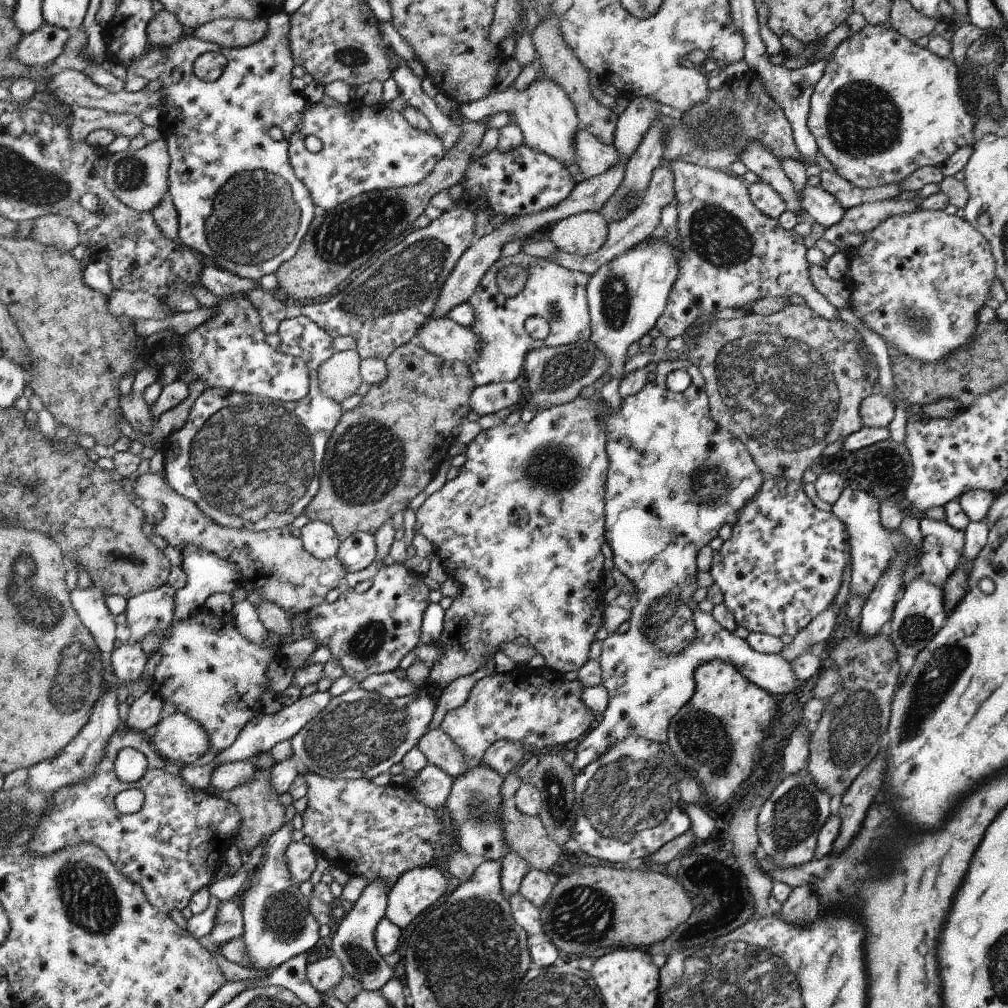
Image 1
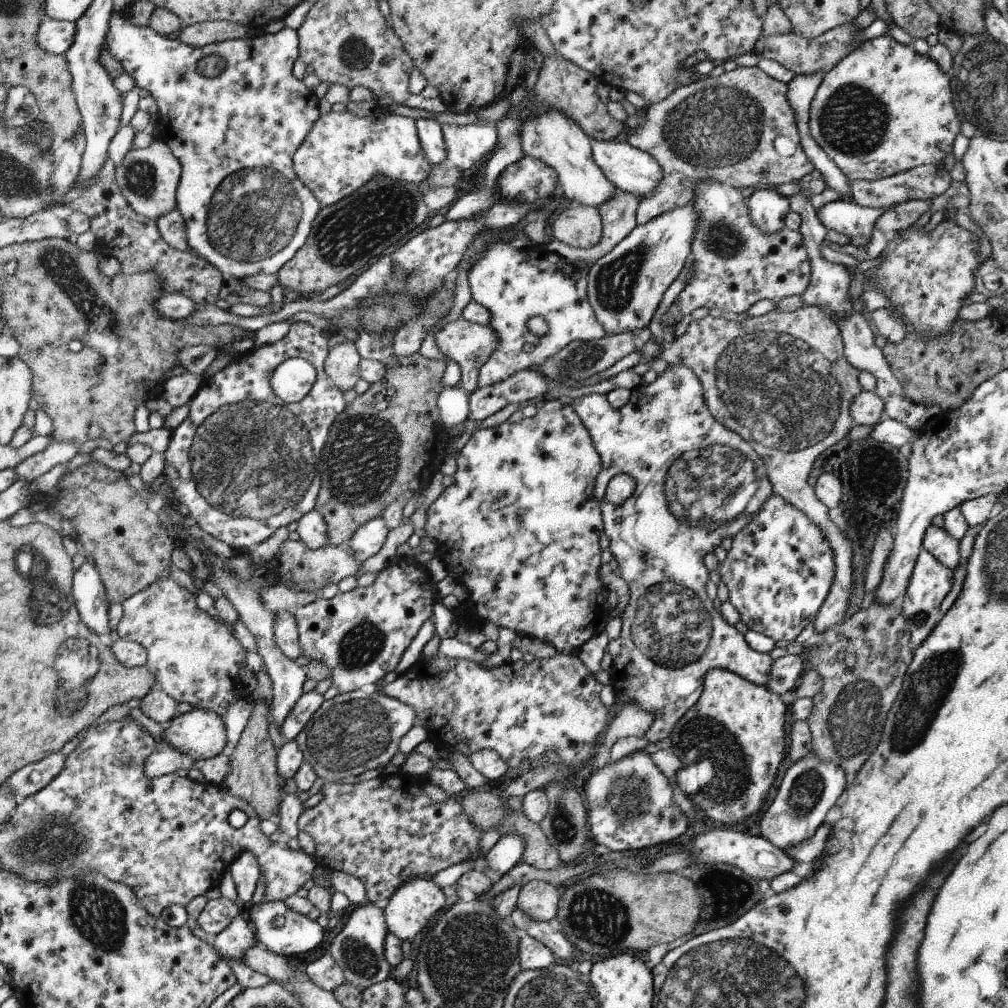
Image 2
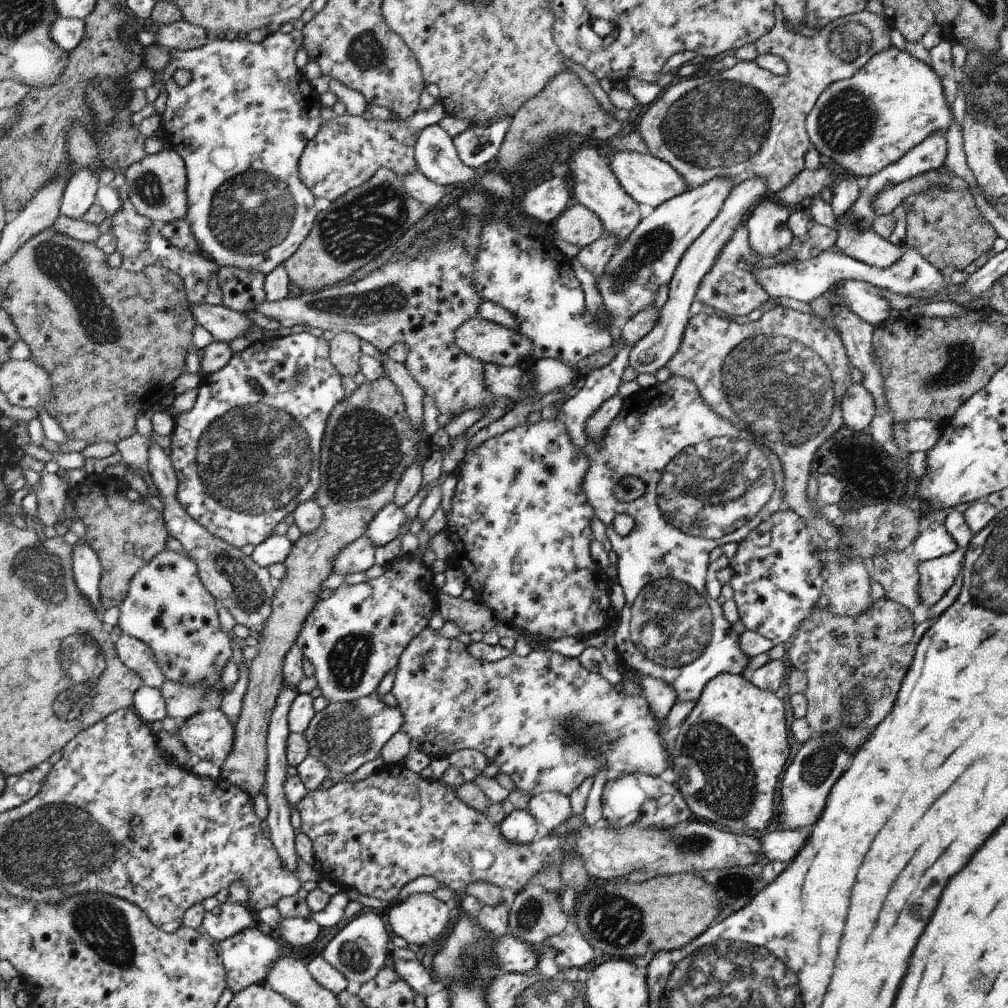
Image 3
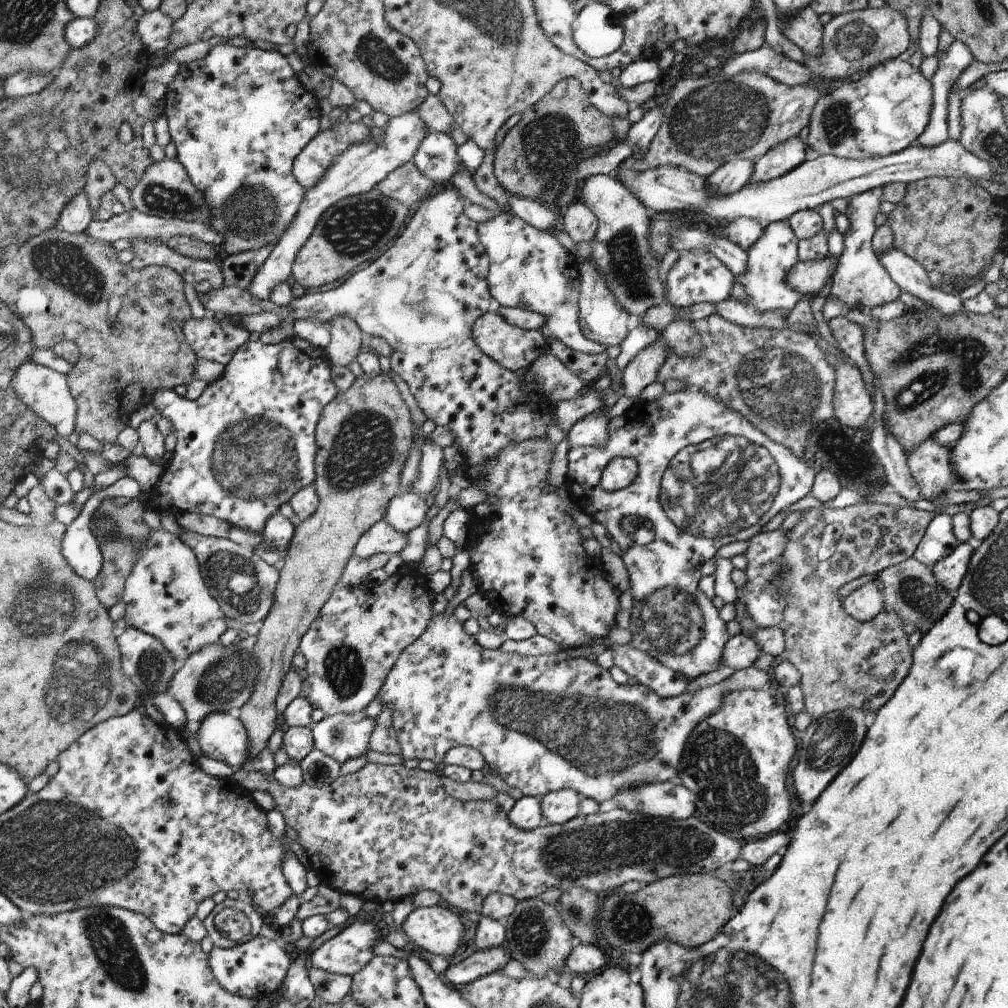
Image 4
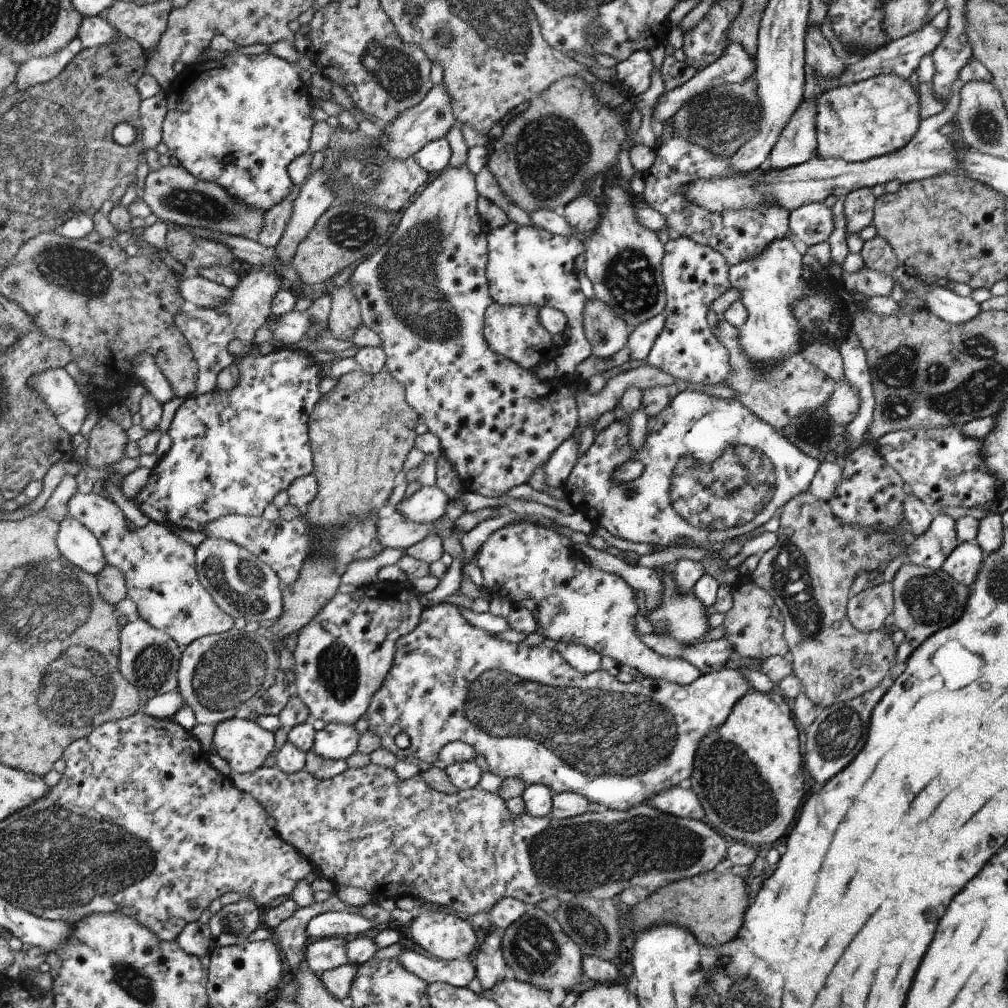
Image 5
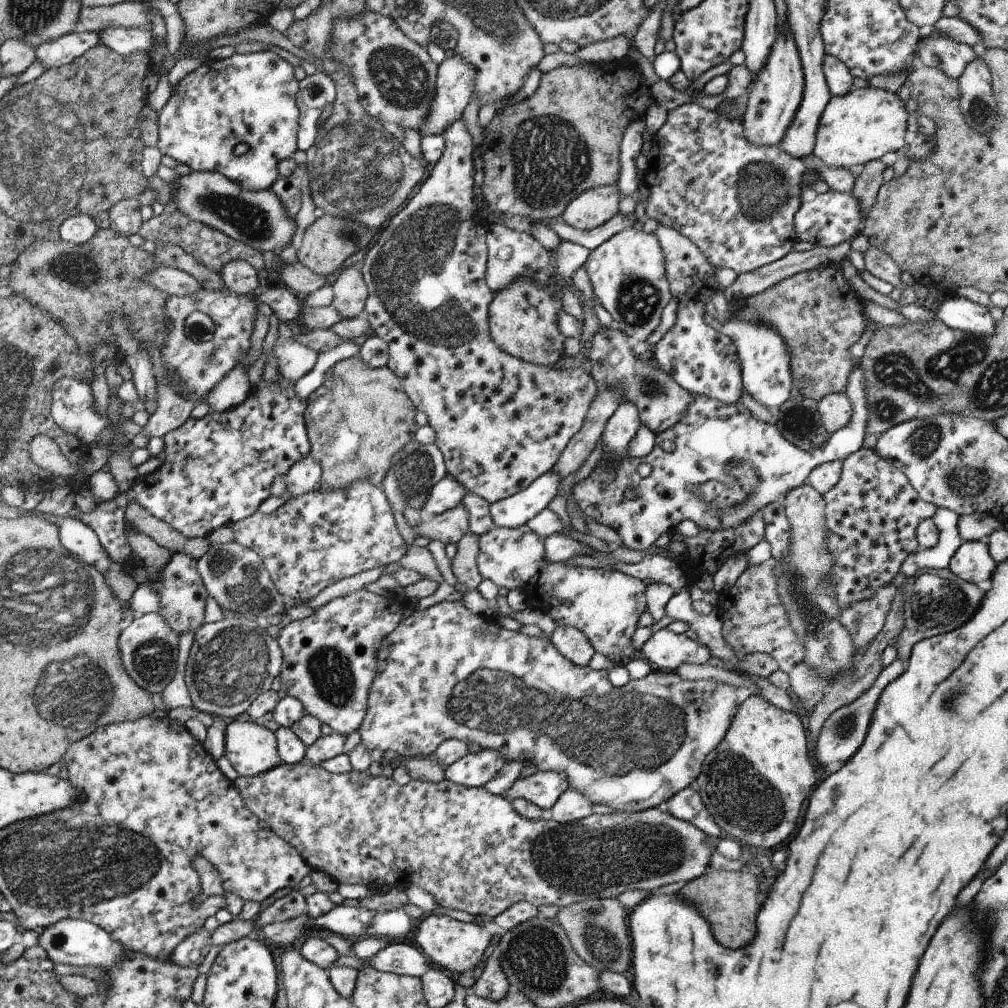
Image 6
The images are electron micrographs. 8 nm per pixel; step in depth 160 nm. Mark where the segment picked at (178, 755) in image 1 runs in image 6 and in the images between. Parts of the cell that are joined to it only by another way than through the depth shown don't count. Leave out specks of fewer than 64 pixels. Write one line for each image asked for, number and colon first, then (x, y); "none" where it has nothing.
2: (201, 734)
3: (210, 734)
4: (221, 737)
5: (243, 744)
6: (252, 749)

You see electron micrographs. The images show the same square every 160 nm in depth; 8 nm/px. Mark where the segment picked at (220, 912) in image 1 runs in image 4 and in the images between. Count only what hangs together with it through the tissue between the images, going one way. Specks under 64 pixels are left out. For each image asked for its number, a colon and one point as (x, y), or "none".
2: (233, 942)
3: (248, 956)
4: (255, 969)

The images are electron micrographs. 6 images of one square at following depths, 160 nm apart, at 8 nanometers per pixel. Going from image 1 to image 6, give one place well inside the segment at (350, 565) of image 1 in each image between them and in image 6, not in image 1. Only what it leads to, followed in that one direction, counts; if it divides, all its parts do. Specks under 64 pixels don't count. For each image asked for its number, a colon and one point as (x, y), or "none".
2: (369, 539)
3: (386, 527)
4: (406, 511)
5: (428, 504)
6: (449, 493)

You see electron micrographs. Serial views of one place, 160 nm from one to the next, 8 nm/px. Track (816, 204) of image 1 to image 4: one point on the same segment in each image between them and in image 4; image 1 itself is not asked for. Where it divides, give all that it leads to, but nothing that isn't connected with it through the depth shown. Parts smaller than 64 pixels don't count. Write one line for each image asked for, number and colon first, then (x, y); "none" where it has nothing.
2: (856, 222)
3: (862, 244)
4: (909, 275)

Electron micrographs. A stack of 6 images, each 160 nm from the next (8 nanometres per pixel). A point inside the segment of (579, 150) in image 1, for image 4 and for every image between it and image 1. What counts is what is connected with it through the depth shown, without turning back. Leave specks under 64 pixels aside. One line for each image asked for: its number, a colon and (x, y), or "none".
2: (631, 169)
3: (649, 180)
4: (809, 185)

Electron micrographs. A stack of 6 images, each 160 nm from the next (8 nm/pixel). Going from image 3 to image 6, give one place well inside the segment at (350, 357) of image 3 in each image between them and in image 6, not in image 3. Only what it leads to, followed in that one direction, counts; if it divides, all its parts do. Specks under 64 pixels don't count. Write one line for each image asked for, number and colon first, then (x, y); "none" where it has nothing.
4: (346, 337)
5: (345, 317)
6: (349, 290)

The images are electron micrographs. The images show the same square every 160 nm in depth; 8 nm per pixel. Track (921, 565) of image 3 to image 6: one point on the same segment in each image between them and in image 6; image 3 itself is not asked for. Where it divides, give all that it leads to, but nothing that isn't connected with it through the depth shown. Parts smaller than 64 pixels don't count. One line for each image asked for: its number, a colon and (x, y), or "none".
4: (949, 571)
5: (964, 562)
6: (972, 562)

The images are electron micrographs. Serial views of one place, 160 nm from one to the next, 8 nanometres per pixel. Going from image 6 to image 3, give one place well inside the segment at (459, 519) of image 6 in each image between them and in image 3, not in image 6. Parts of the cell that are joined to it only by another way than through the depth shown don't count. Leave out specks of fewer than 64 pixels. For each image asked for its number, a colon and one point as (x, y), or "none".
3: (358, 556)
4: (382, 538)
5: (395, 532)

